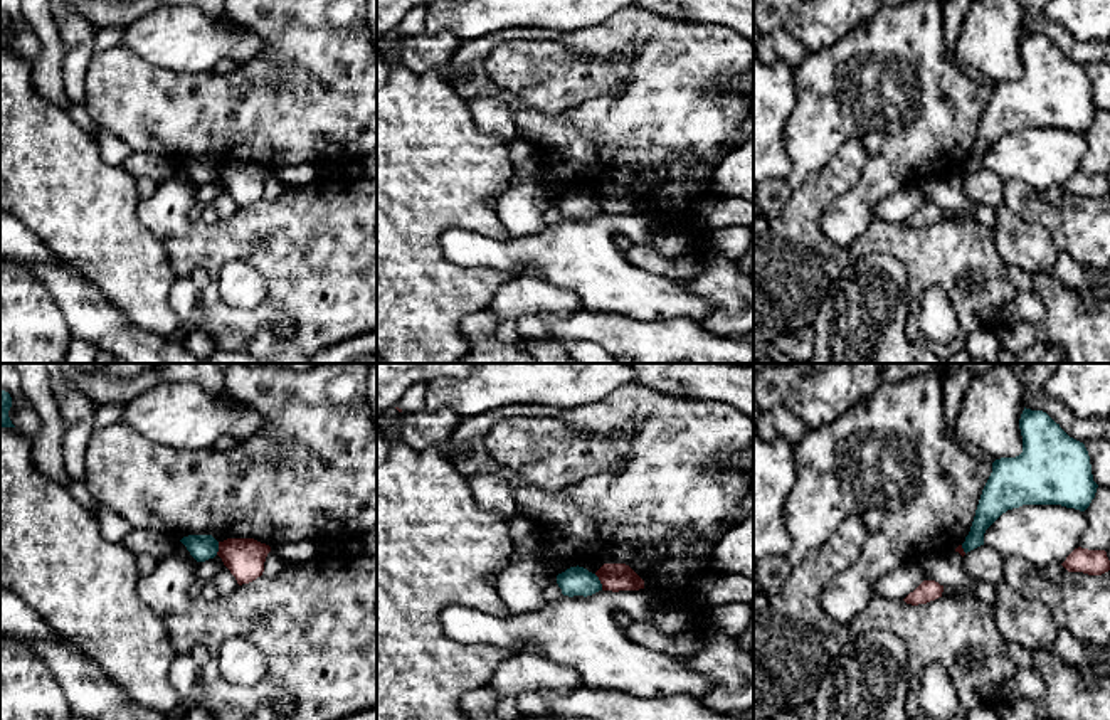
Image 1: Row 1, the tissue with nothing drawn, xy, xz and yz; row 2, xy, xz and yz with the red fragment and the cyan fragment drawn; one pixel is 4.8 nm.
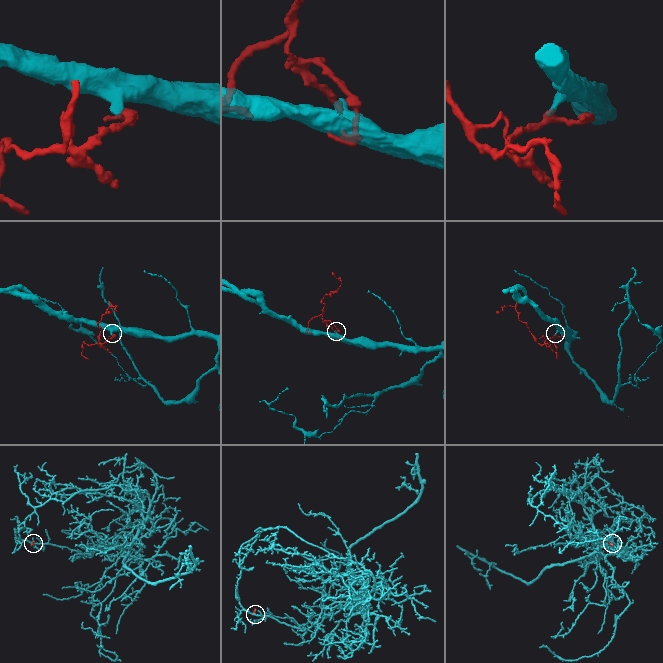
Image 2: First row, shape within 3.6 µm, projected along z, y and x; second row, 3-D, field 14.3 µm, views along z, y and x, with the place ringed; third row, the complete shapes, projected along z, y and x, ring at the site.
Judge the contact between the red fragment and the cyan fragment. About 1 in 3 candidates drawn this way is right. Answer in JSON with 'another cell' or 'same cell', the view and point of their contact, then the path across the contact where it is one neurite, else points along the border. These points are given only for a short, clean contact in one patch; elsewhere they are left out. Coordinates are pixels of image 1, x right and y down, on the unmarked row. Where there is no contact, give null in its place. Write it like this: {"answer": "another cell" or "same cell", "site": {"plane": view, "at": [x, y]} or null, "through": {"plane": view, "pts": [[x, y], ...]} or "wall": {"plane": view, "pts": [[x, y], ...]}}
{"answer": "another cell", "site": {"plane": "xz", "at": [601, 206]}, "wall": {"plane": "xz", "pts": [[594, 197], [602, 212]]}}

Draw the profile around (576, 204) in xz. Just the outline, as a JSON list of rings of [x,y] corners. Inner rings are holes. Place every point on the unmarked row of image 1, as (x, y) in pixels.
[[[579,188],[570,190],[565,195],[558,197],[557,207],[562,212],[562,217],[568,220],[574,220],[574,219],[587,220],[602,214],[602,207],[599,200]]]

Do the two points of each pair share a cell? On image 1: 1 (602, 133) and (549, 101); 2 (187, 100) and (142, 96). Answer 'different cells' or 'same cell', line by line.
1: different cells
2: same cell

